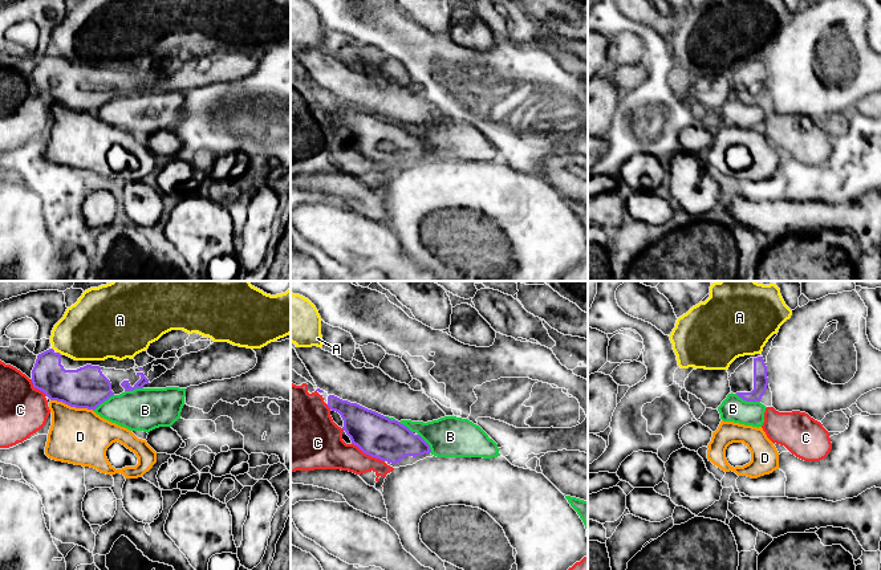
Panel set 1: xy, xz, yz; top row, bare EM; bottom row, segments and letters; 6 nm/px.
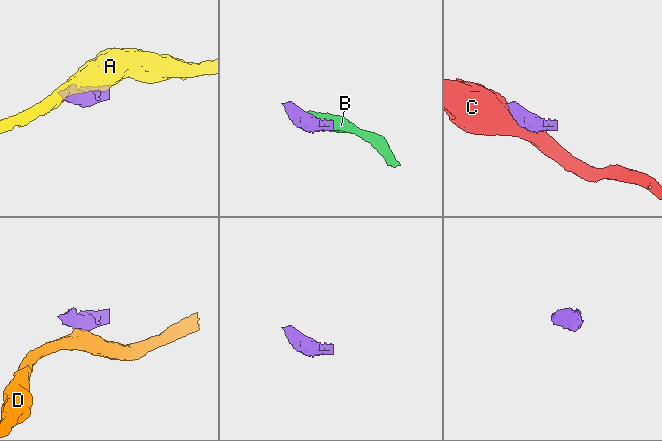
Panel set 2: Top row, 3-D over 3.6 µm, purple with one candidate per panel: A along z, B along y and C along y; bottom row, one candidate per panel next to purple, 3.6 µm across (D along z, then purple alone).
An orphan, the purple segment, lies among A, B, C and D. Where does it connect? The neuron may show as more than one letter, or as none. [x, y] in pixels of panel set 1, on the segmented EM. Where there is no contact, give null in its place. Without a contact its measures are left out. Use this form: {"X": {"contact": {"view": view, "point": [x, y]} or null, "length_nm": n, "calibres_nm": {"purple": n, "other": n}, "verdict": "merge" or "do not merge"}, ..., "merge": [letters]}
{"A": {"contact": {"view": "xy", "point": [59, 353]}, "length_nm": 30, "calibres_nm": {"purple": 240, "other": 380}, "verdict": "do not merge"}, "B": {"contact": {"view": "xz", "point": [398, 422]}, "length_nm": 200, "calibres_nm": {"purple": 260, "other": 170}, "verdict": "do not merge"}, "C": {"contact": {"view": "xz", "point": [368, 454]}, "length_nm": 240, "calibres_nm": {"purple": 260, "other": 240}, "verdict": "do not merge"}, "D": {"contact": {"view": "xy", "point": [72, 406]}, "length_nm": 280, "calibres_nm": {"purple": 260, "other": 340}, "verdict": "do not merge"}, "merge": []}

